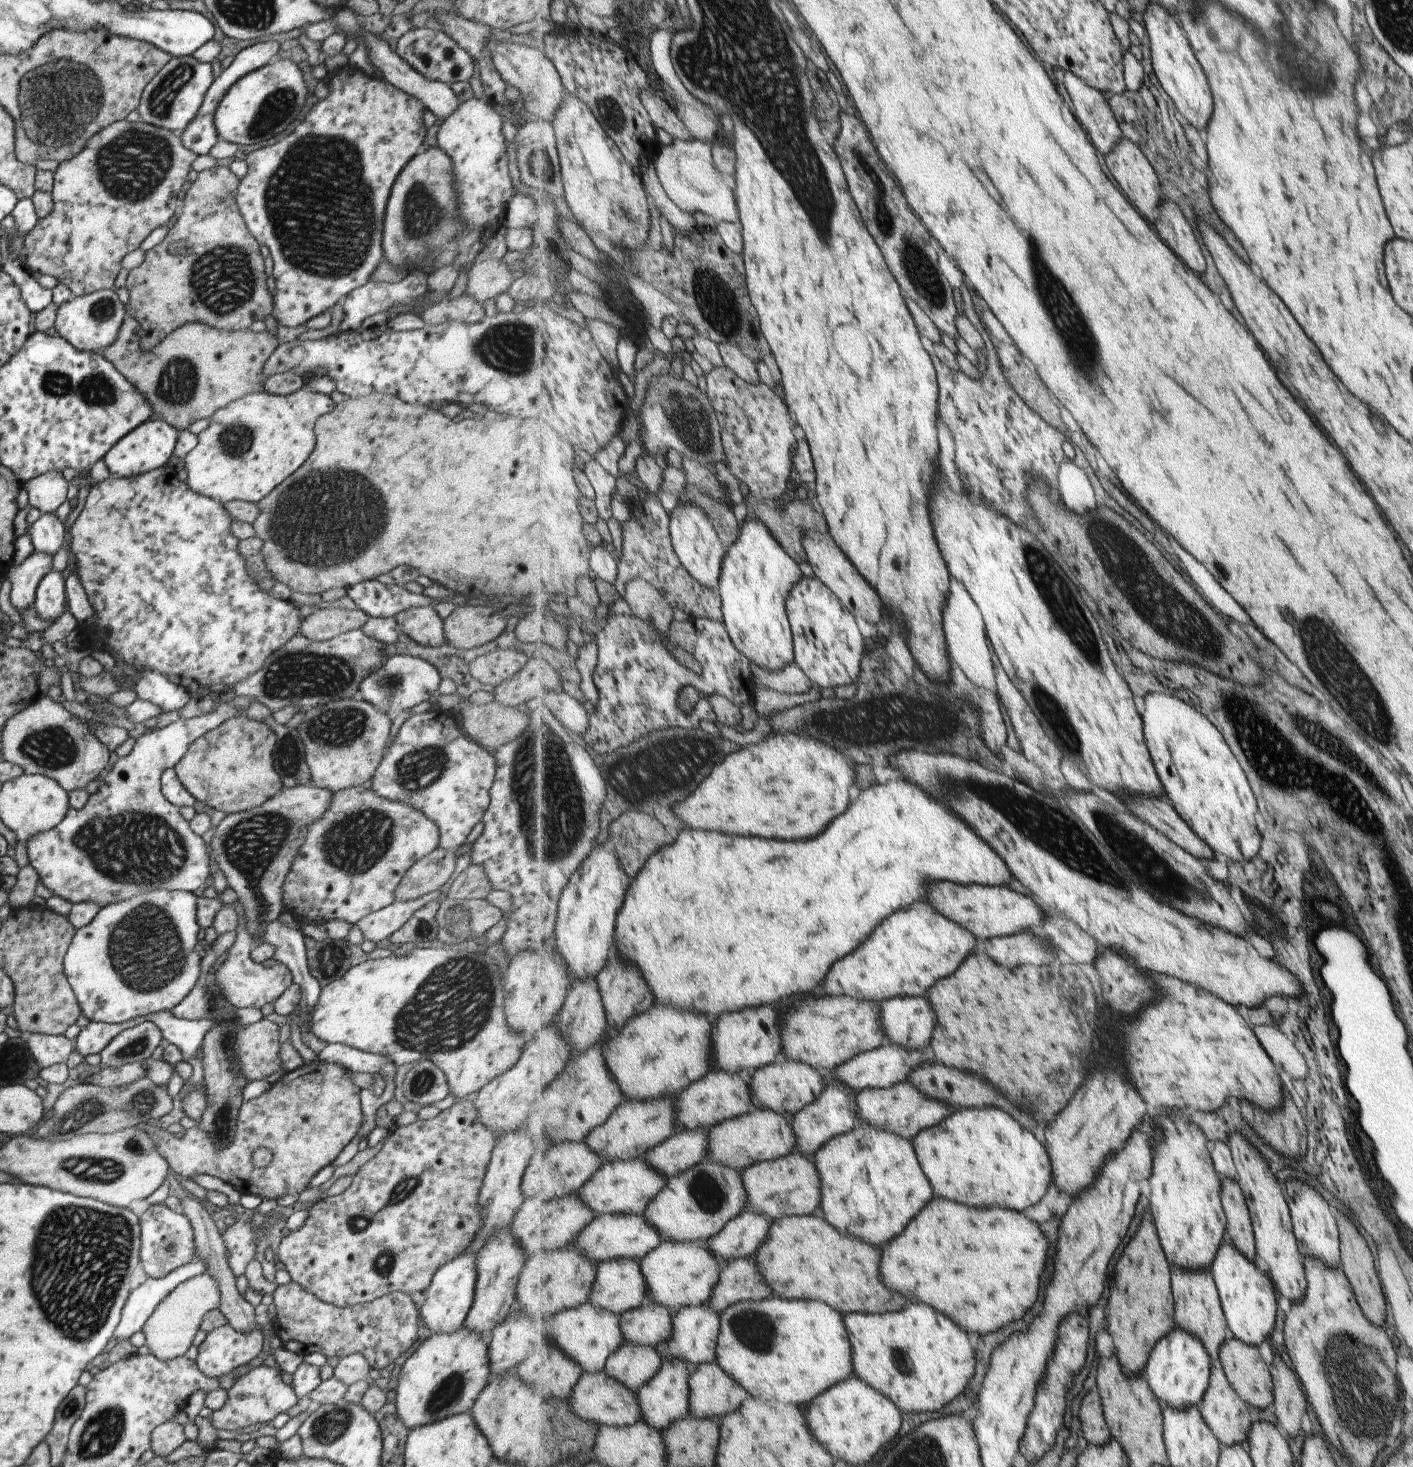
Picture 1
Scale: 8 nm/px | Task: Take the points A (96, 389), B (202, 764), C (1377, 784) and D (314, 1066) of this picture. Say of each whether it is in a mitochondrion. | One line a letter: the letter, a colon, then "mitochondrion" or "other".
A: mitochondrion
B: other
C: mitochondrion
D: other

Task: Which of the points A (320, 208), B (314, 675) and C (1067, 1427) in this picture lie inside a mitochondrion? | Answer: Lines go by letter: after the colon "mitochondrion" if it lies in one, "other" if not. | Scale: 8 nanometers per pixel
A: mitochondrion
B: mitochondrion
C: other

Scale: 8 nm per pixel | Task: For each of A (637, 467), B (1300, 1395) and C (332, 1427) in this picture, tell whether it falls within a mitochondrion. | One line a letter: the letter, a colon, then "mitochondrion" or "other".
A: other
B: other
C: mitochondrion

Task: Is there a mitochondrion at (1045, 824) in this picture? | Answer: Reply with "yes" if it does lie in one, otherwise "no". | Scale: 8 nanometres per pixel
yes

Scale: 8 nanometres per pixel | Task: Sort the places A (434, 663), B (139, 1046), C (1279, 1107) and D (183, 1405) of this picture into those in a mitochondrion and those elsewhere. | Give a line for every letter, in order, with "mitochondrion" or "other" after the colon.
A: other
B: mitochondrion
C: other
D: other

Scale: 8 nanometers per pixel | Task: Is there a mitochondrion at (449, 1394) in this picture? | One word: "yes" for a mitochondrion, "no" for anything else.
yes

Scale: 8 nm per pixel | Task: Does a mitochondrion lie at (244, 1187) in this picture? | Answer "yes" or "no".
no

